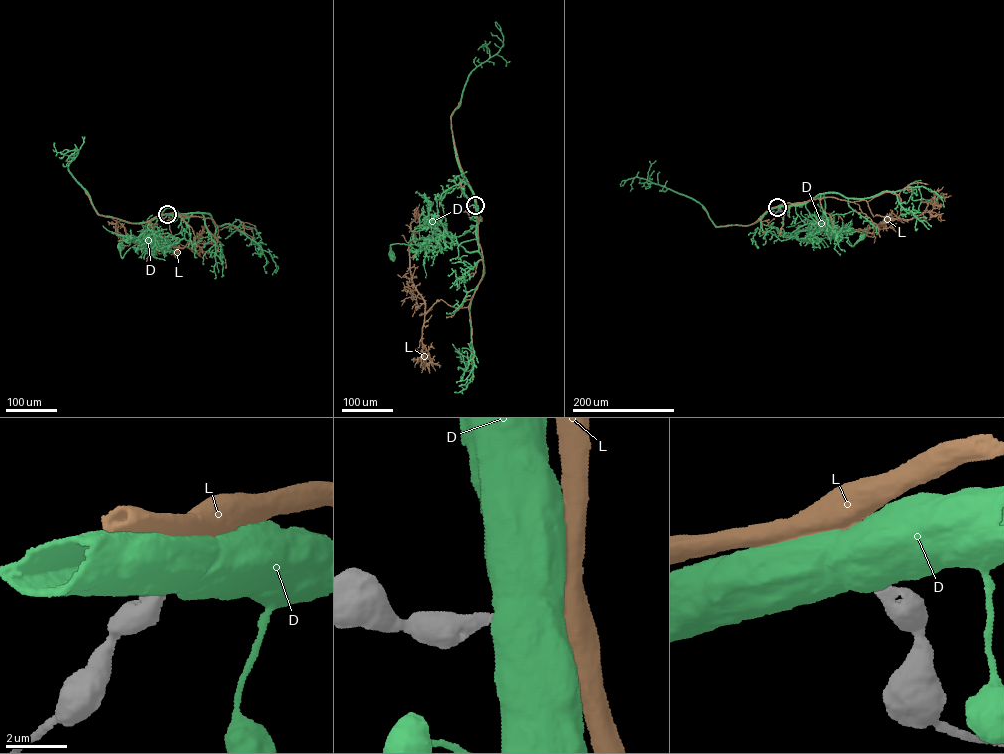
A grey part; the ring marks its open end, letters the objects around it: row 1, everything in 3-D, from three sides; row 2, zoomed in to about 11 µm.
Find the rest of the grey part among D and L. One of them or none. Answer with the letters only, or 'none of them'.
L

